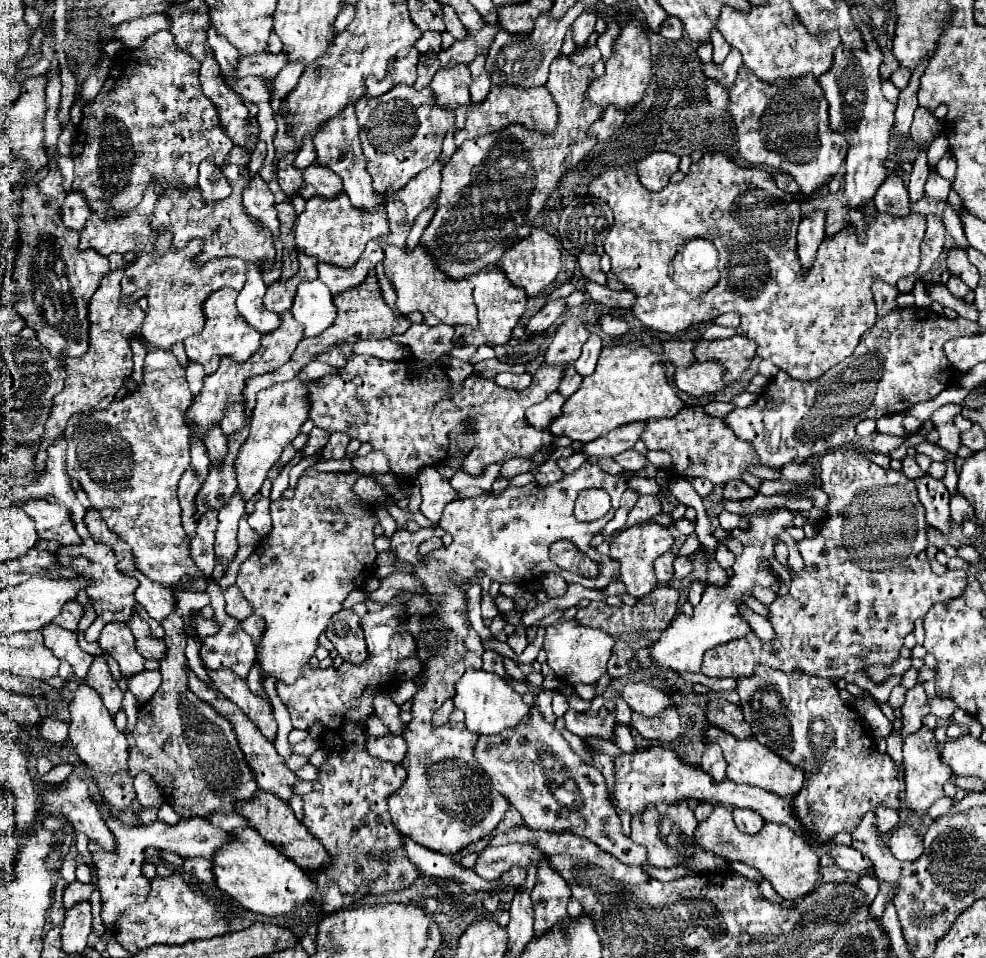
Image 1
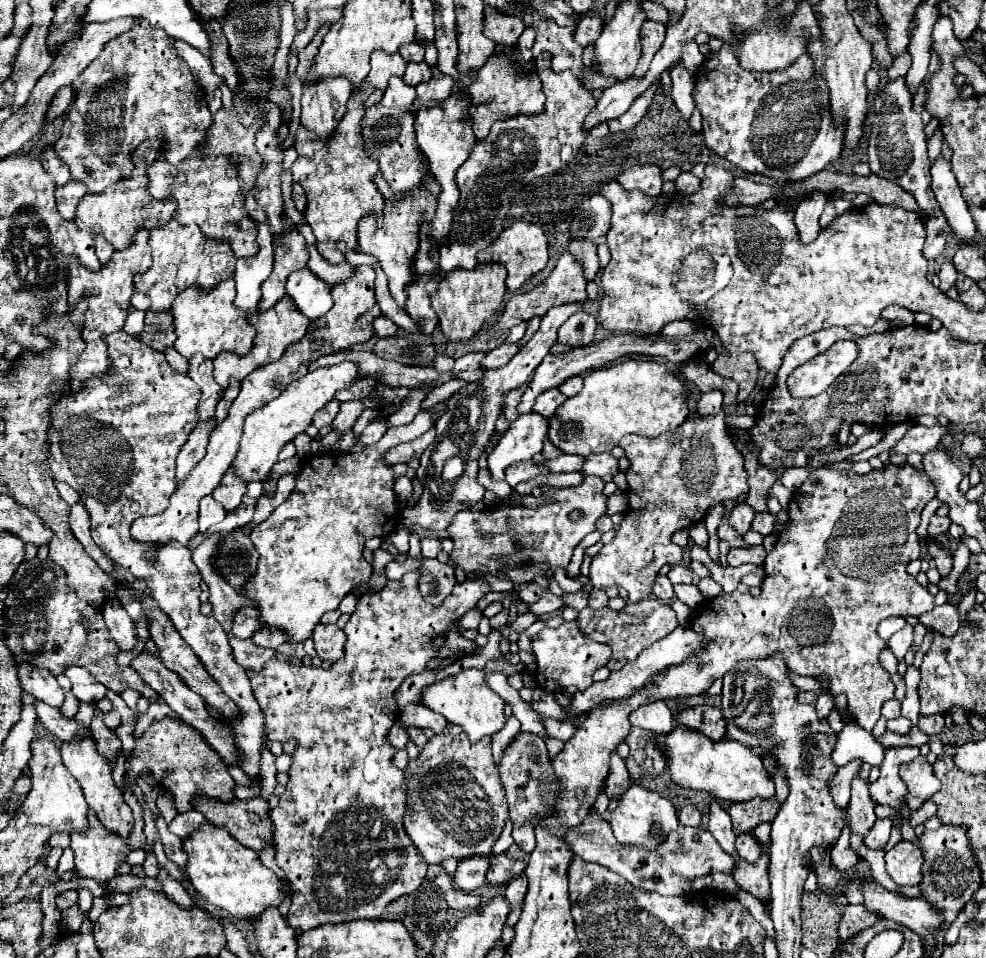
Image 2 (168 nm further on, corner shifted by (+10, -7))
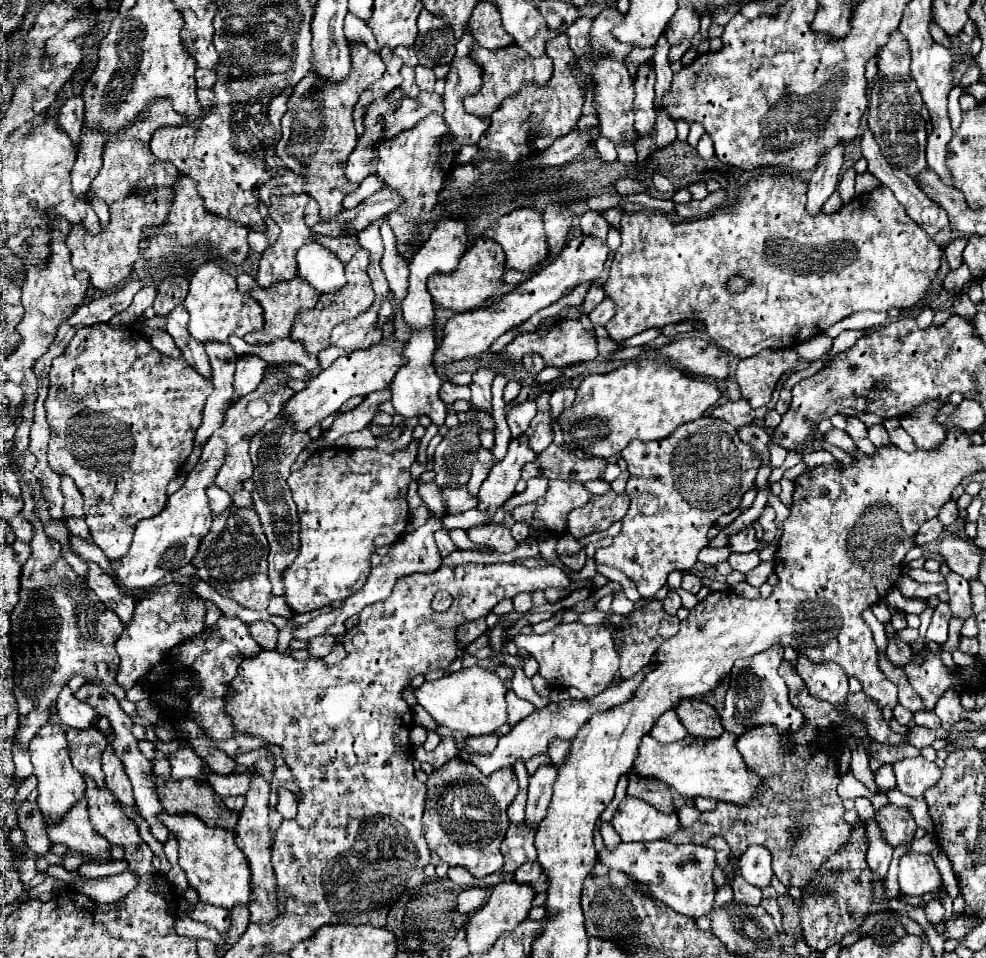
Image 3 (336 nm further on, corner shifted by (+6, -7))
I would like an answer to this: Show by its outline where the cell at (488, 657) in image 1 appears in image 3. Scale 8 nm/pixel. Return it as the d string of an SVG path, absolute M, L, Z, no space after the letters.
M556 738L556 740L552 740L552 744L548 744L548 756L550 756L556 764L560 764L560 762L564 760L568 748L570 748L570 742L568 742L568 740Z

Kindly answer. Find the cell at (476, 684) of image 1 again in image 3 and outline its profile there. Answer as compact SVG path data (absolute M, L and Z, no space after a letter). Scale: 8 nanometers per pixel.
M470 666L462 668L454 674L442 676L438 680L424 682L414 694L418 698L418 704L442 726L448 726L452 730L466 732L470 736L486 736L496 732L506 720L506 684L498 678L498 674L482 668L482 666Z

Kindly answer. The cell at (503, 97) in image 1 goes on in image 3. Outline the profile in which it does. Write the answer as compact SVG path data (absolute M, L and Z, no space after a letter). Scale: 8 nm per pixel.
M512 44L500 50L486 50L480 46L474 46L472 50L472 58L482 66L484 74L482 74L482 90L476 96L468 96L468 98L494 98L494 100L486 100L484 104L500 104L504 98L508 98L510 94L518 92L522 86L546 86L552 78L552 62L548 56L540 56L540 58L532 58L530 54L526 54L526 50L522 50L520 46Z

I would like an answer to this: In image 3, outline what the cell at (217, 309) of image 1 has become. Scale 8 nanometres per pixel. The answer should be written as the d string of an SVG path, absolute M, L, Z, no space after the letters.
M214 262L202 264L190 278L190 292L184 300L184 306L190 314L188 334L200 342L226 344L232 334L242 338L248 332L260 332L264 326L260 304L250 294L240 294L236 288L236 278L224 272Z

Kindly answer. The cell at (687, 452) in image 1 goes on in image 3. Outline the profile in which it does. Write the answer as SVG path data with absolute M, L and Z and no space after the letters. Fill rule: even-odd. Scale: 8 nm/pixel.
M702 416L694 422L682 424L678 430L674 430L674 434L670 434L670 438L664 438L662 442L634 440L630 442L630 446L626 446L626 450L622 450L622 458L628 462L630 472L630 478L626 482L630 508L628 514L622 518L622 532L614 538L614 542L608 548L596 550L596 562L624 572L636 584L642 598L654 598L654 594L666 584L666 576L672 570L686 572L696 564L698 552L708 544L708 528L718 520L718 516L732 512L740 504L742 494L754 488L754 478L760 462L752 448L738 438L734 426L710 416ZM734 474L742 476L738 488Z

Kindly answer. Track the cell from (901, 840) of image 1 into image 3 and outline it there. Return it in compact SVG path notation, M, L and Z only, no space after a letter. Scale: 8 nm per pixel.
M908 852L900 858L898 884L908 896L922 896L926 892L934 892L942 884L942 876L930 854Z

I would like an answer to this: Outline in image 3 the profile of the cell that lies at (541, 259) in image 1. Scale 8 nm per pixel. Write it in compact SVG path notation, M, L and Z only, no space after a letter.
M520 208L514 210L506 216L502 216L492 228L488 228L484 234L484 238L498 242L504 248L506 254L506 266L520 270L520 272L530 272L534 266L542 264L548 256L548 242L546 242L546 232L544 232L544 222L542 216L528 210L528 208Z

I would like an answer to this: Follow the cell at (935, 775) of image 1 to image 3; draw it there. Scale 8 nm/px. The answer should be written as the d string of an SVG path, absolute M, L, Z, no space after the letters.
M921 755L896 762L894 774L896 788L910 798L924 798L924 792L940 780L940 768Z

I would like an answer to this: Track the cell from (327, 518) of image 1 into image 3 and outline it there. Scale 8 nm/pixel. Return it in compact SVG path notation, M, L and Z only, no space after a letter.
M412 440L404 450L396 450L380 462L382 454L376 450L360 448L320 448L316 450L304 468L296 470L288 478L294 502L300 518L300 550L296 560L282 572L284 600L294 614L310 612L336 600L346 600L360 590L370 574L370 556L378 546L394 544L408 524L406 490L410 482L410 466L418 454L418 440Z

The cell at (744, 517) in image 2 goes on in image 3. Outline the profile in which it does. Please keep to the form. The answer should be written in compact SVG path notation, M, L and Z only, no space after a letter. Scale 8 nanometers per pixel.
M750 524L742 532L734 534L730 538L730 548L732 548L732 552L750 552L750 550L756 550L758 542L754 538L754 524Z

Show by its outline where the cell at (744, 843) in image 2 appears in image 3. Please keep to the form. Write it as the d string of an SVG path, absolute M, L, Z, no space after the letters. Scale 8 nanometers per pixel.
M750 846L740 858L740 874L746 882L764 888L772 878L772 854L764 846Z

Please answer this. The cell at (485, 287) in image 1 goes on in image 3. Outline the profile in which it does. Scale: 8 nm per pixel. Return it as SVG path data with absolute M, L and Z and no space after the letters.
M476 238L476 242L466 250L466 254L458 262L458 268L452 274L434 274L428 280L428 292L432 294L434 304L438 304L444 310L466 312L482 308L488 304L488 300L494 298L494 292L504 286L502 280L504 270L506 270L506 260L502 248L496 242Z

